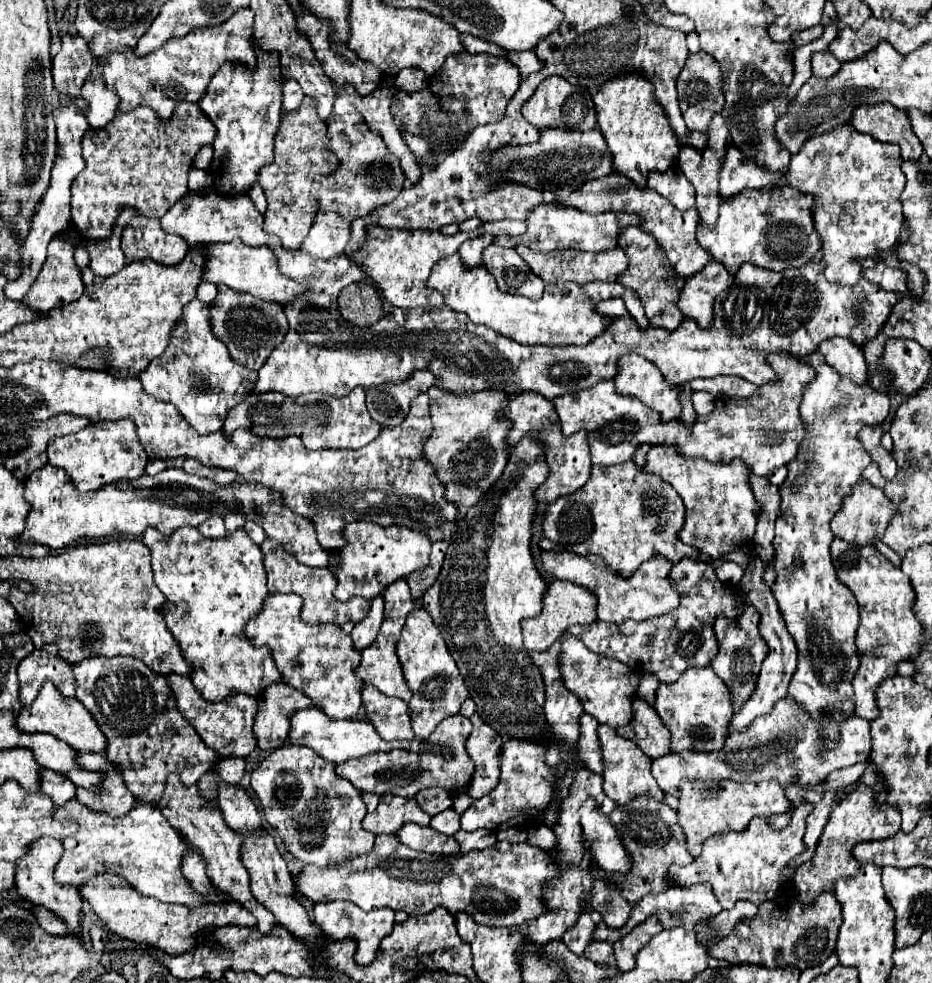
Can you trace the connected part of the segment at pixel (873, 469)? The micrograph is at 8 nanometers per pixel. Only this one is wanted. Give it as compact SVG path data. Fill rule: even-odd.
M871 464L871 466L867 466L867 468L865 468L865 472L863 472L861 480L871 482L875 488L883 488L883 486L885 486L885 478L879 474L879 468L877 468L875 464Z

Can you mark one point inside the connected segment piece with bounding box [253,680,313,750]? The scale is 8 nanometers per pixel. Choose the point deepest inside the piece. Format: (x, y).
(279, 701)

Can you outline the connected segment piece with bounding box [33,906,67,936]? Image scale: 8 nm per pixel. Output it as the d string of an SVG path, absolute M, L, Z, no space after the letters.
M33 908L35 916L37 916L37 922L49 932L49 934L57 934L57 936L63 936L67 934L67 924L65 922L59 922L59 918L55 918L55 914L51 914L51 910L47 908Z

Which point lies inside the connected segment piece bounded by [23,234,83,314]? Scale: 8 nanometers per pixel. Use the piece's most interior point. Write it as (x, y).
(59, 282)

